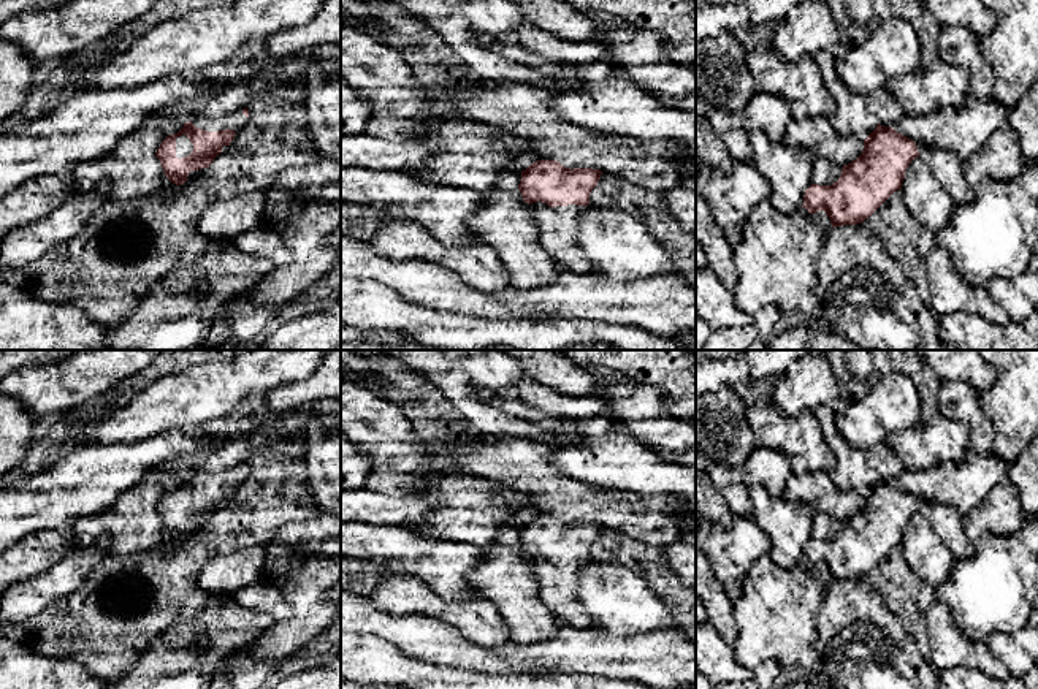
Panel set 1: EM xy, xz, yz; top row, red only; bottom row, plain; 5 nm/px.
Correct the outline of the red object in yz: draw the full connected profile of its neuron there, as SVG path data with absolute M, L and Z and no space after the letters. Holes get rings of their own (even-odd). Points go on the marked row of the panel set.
M876 125L864 139L862 154L848 165L832 185L811 184L803 195L810 214L824 211L832 228L857 225L868 219L894 192L902 190L910 163L930 150L922 143Z

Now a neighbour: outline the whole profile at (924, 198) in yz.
M922 155L916 157L905 171L902 200L908 212L933 233L951 220L956 207Z

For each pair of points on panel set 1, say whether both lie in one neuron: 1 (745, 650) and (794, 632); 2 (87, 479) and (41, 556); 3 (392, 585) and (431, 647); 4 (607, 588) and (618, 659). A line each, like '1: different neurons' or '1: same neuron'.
1: same neuron
2: different neurons
3: different neurons
4: different neurons

